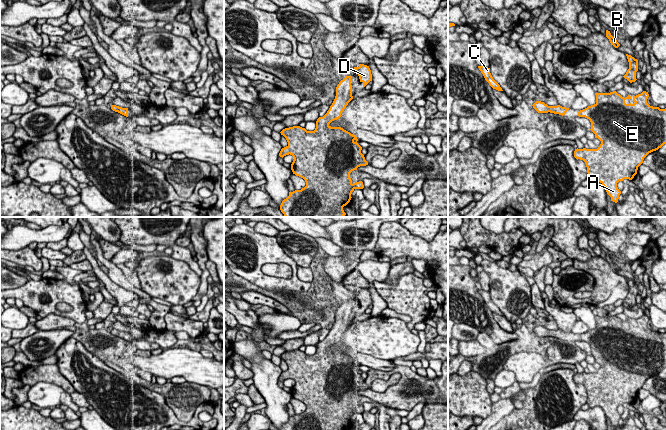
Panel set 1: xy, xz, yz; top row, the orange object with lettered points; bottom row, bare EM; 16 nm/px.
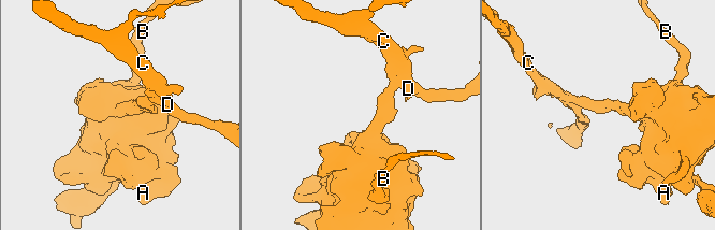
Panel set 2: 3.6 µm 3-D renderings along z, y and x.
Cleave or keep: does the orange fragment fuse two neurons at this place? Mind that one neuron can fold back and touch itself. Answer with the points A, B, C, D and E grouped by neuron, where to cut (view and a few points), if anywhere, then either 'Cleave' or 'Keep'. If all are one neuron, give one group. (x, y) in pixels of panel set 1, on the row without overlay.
Groups: A B C D E. No split. Keep

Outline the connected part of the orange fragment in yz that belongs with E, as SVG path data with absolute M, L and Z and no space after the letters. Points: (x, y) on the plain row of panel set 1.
M616 315L595 319L596 327L580 334L578 340L590 344L590 354L601 368L597 373L577 372L574 381L585 386L589 408L600 406L611 425L617 427L621 418L617 407L624 403L632 404L644 382L666 368L666 332L650 330L647 327L649 318L646 315L625 322Z

